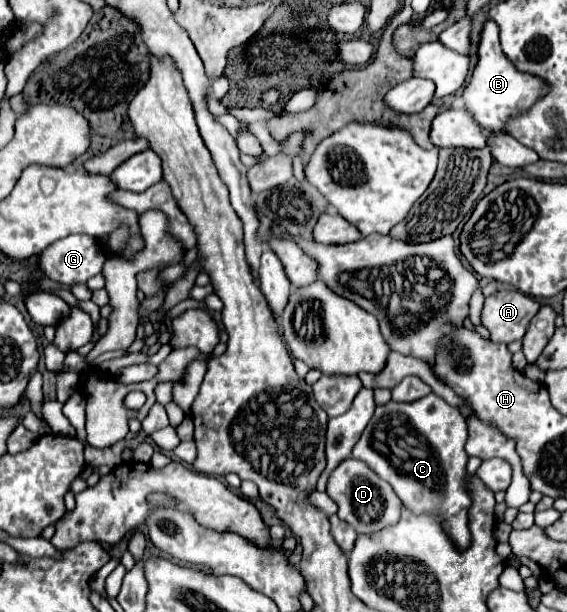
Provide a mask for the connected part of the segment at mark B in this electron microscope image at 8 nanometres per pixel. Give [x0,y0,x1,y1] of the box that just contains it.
[461,20,547,132]

